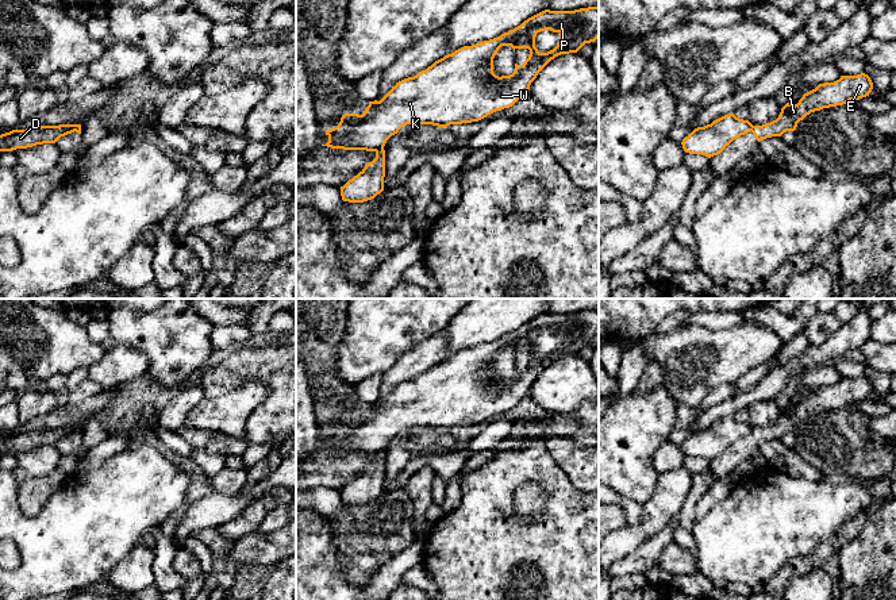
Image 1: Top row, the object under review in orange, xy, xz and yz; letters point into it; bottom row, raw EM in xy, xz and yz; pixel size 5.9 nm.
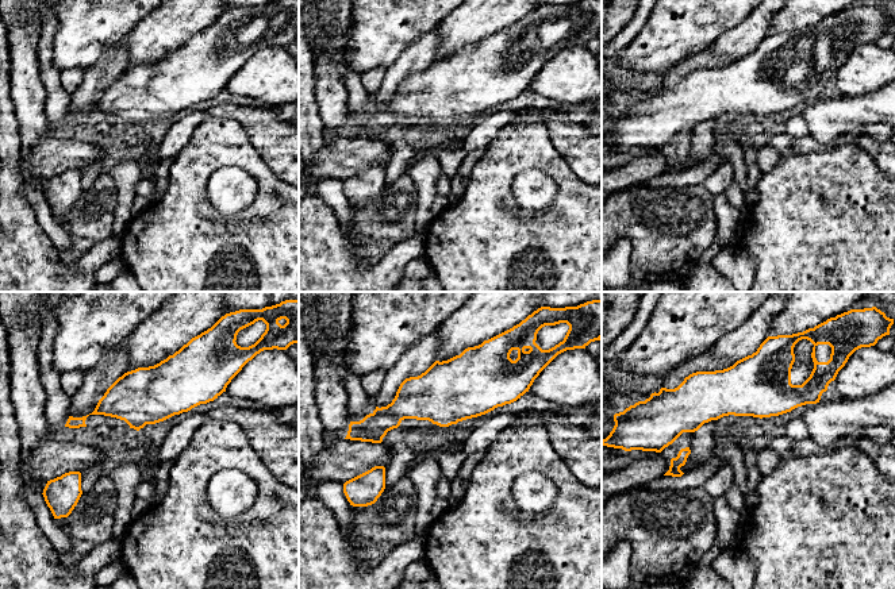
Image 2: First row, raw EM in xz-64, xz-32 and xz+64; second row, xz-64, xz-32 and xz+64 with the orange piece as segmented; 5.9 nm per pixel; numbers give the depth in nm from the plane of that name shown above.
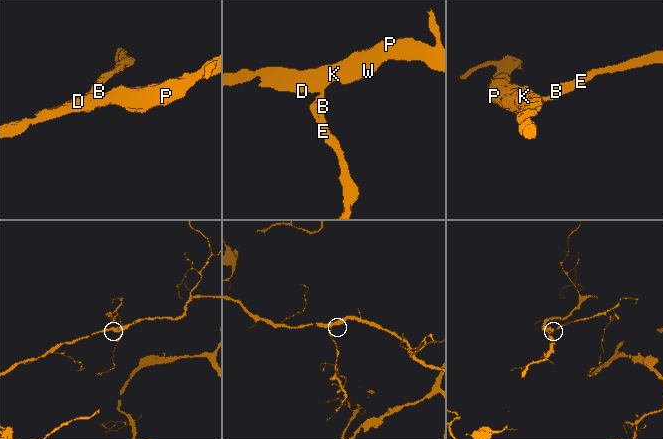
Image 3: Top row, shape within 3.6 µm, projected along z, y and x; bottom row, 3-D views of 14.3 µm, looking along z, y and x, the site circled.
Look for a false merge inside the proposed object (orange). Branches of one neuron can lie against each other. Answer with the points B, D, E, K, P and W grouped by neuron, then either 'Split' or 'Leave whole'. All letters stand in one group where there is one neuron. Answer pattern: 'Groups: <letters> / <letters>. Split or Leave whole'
Groups: B E / D K P W. Split

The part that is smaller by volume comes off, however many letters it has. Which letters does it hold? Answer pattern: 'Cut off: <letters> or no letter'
Cut off: B, E

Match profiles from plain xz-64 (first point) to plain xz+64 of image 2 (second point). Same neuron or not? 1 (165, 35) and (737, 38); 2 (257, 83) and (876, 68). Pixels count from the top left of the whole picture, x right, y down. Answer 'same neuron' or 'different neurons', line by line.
1: different neurons
2: same neuron

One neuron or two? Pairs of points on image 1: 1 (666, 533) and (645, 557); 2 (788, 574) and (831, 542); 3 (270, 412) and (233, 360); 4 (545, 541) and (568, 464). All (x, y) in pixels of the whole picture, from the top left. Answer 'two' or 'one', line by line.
1: one
2: one
3: one
4: two

